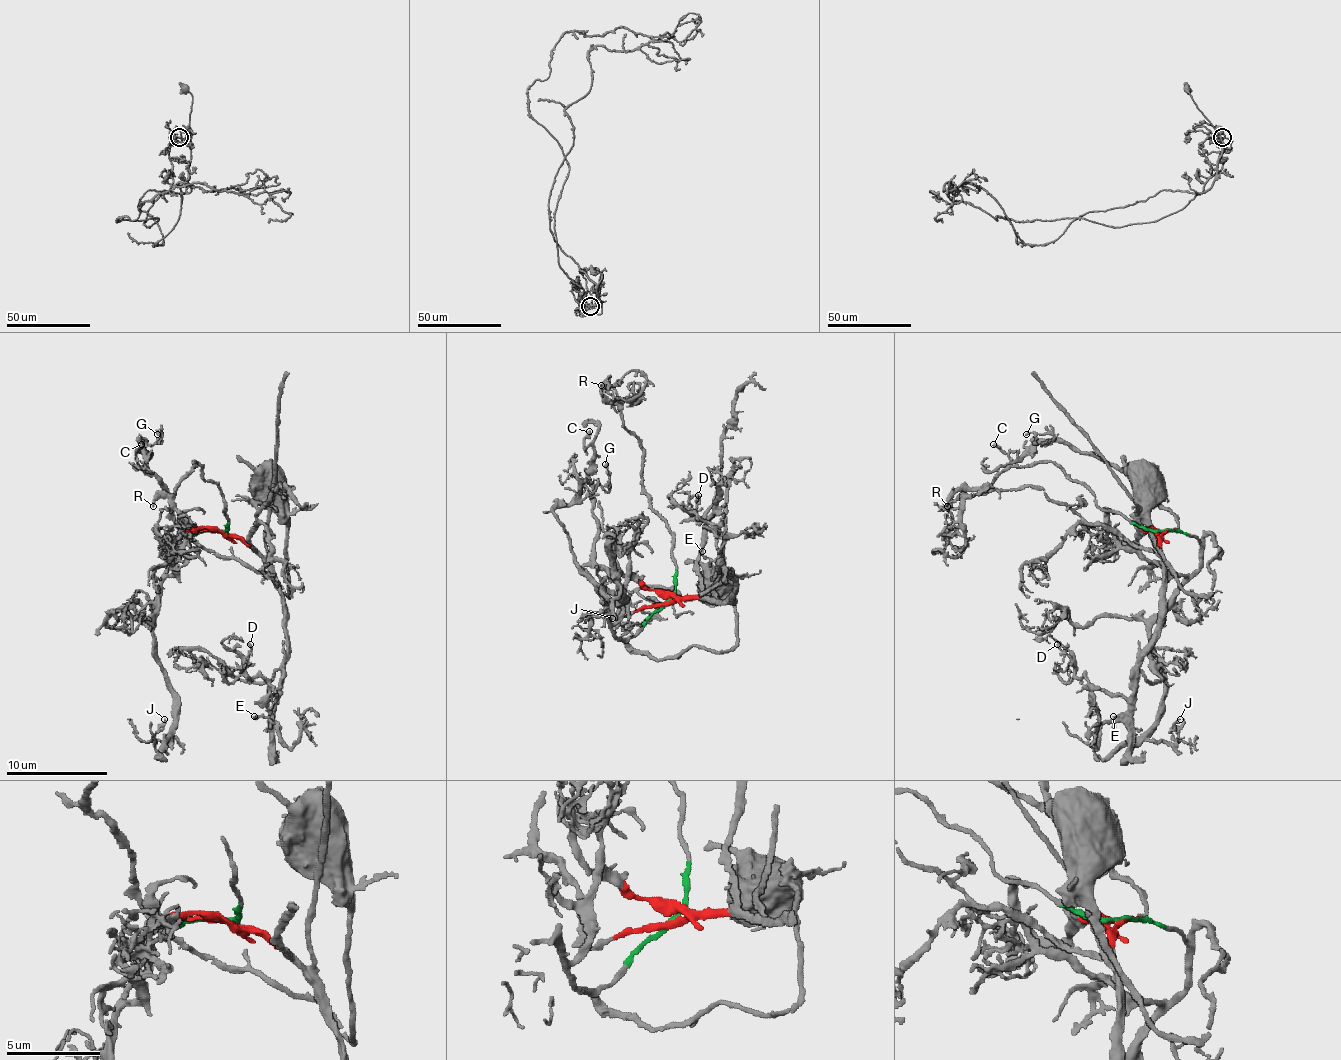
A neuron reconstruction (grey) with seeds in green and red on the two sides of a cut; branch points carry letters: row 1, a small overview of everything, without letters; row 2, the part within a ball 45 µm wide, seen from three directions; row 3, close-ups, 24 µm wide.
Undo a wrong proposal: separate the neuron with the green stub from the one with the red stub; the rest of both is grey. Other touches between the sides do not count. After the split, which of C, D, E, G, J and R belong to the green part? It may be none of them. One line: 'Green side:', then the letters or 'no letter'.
Green side: J, R

